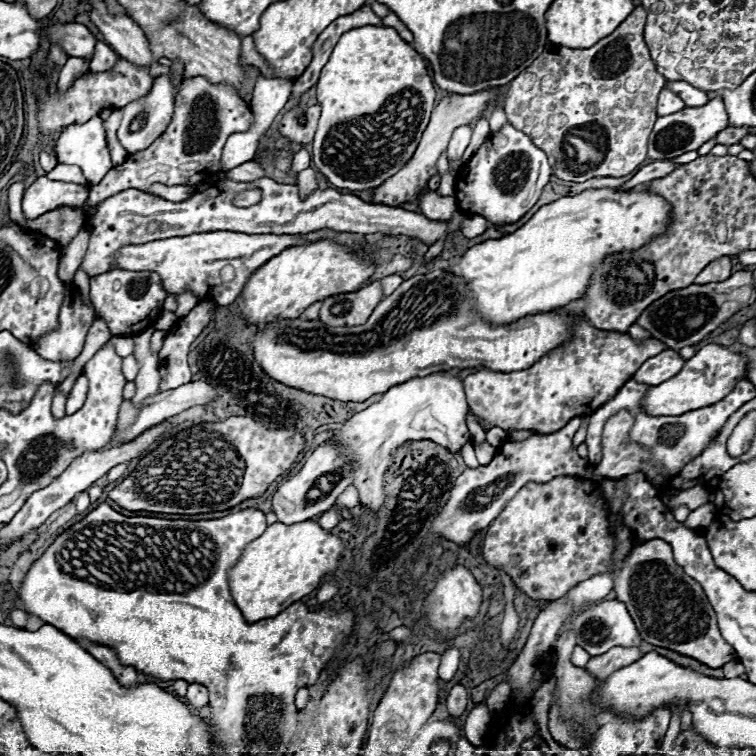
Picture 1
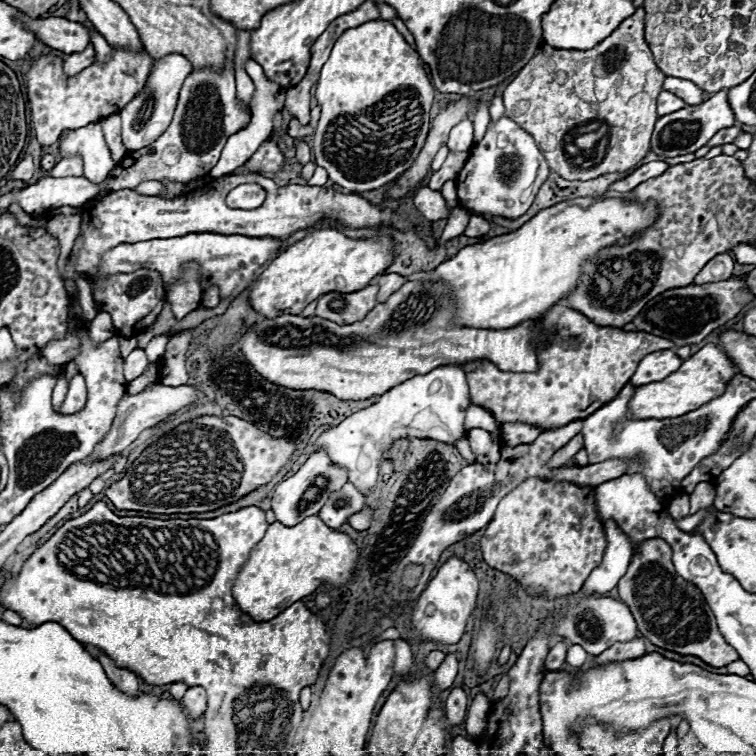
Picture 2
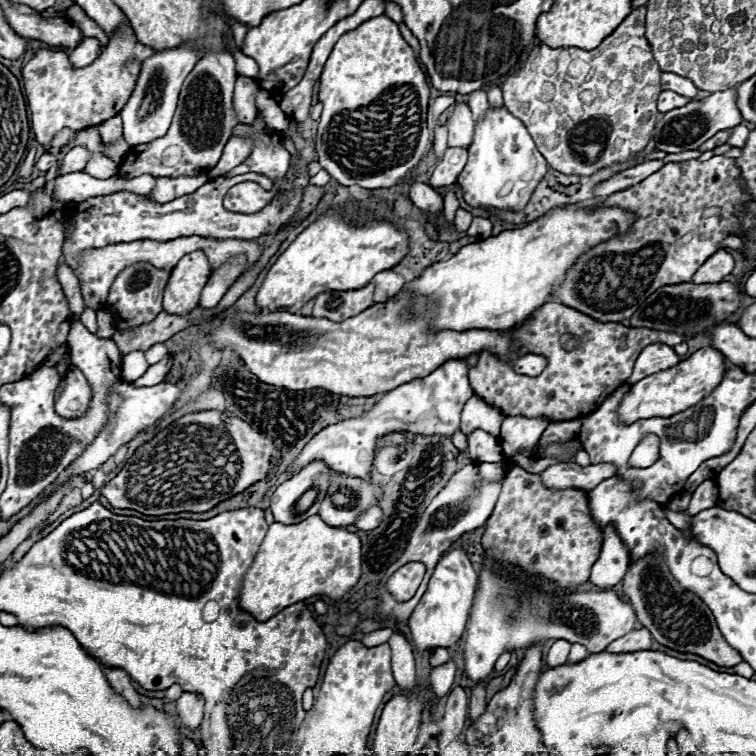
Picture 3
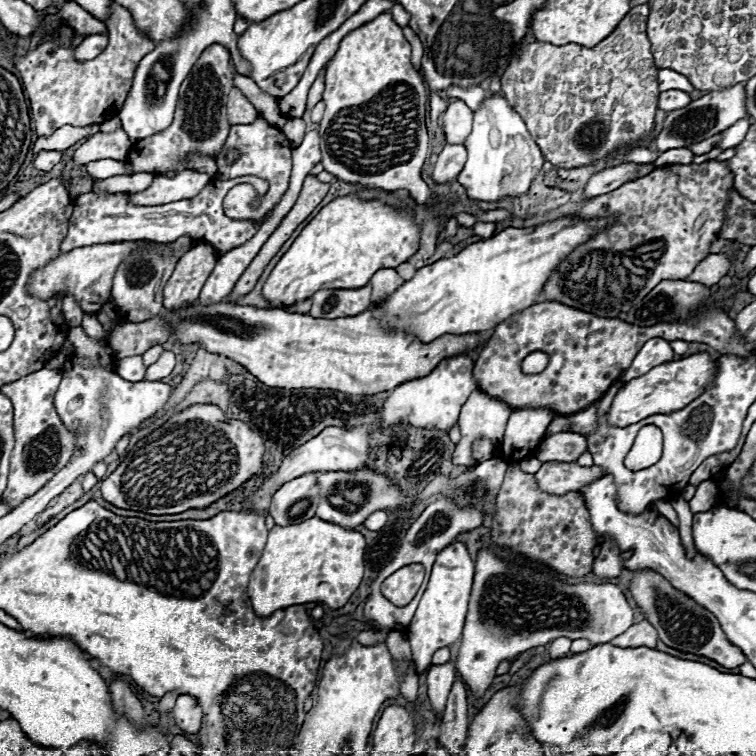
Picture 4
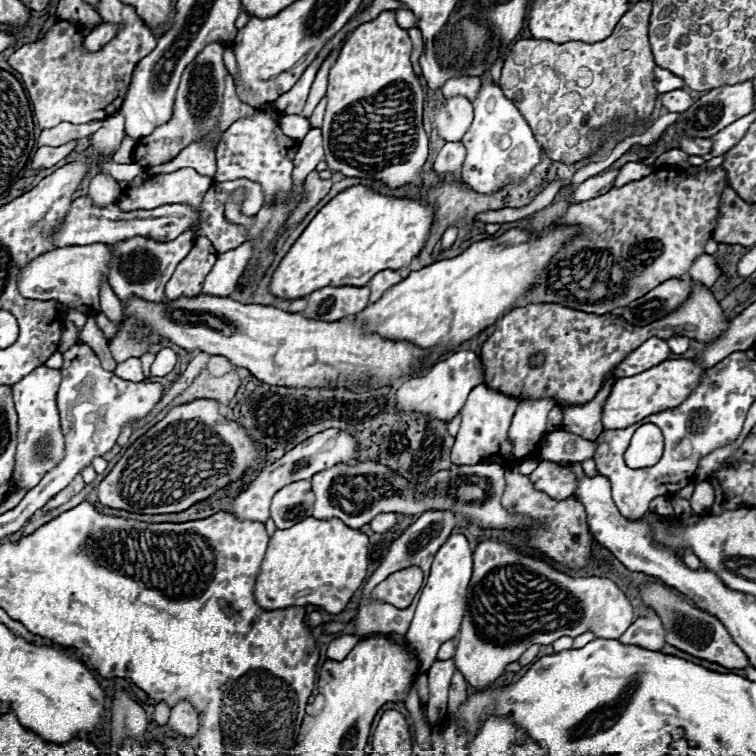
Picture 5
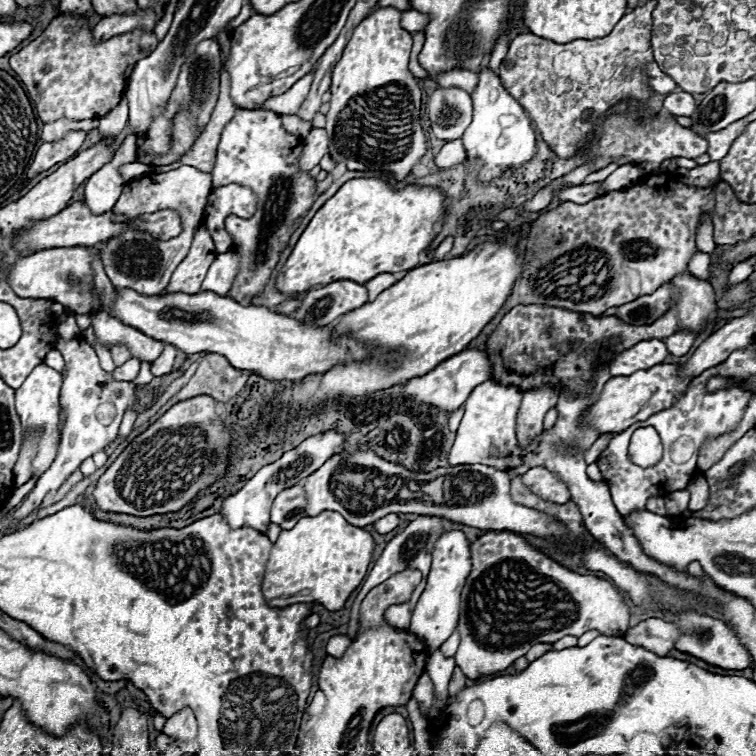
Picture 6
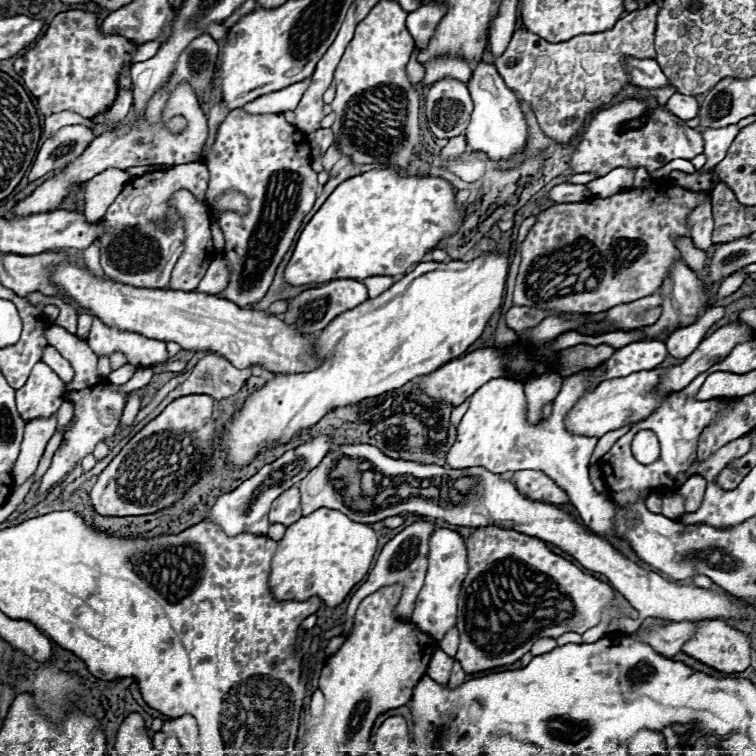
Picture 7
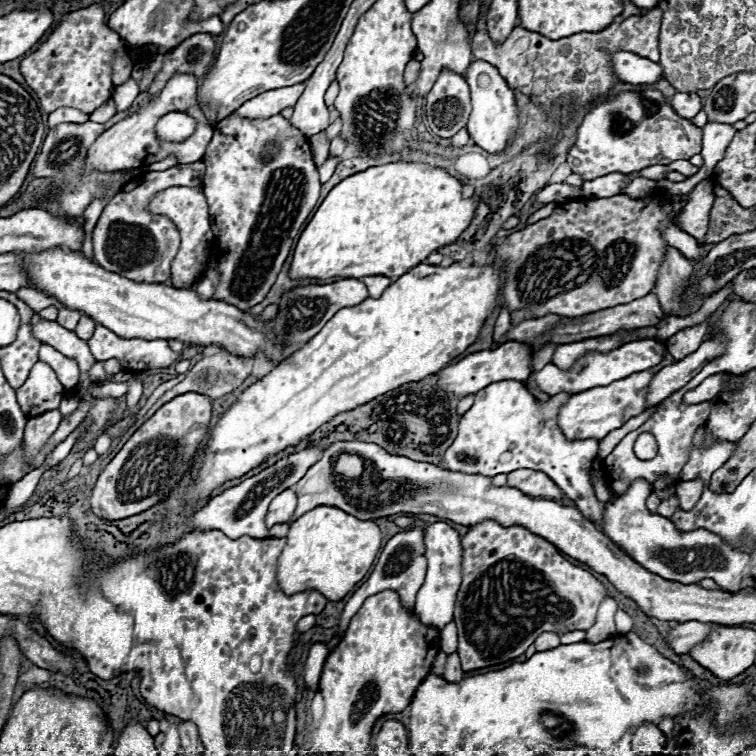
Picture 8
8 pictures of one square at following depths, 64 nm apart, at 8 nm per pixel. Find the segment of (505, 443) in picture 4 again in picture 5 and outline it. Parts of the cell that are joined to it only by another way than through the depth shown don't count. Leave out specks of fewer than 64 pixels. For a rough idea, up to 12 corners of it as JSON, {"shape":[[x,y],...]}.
{"shape":[[554,400],[518,404],[508,440],[520,460],[546,436]]}

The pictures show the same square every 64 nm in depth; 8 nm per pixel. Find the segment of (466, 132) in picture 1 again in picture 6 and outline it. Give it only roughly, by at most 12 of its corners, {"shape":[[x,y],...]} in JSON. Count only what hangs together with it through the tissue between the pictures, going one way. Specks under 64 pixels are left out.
{"shape":[[438,88],[428,116],[436,138],[462,138],[472,122],[464,90]]}

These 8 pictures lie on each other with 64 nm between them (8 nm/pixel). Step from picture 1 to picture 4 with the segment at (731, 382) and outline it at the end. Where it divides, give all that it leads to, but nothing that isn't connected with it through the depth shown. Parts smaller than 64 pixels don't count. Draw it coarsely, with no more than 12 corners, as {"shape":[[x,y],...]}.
{"shape":[[710,352],[652,368],[608,412],[624,428],[684,408],[712,384]]}

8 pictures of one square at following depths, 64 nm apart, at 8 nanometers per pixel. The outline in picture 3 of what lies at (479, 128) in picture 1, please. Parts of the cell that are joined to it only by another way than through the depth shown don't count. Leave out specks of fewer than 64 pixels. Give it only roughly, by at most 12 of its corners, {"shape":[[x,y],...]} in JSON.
{"shape":[[484,90],[466,96],[472,116],[480,122],[488,112]]}

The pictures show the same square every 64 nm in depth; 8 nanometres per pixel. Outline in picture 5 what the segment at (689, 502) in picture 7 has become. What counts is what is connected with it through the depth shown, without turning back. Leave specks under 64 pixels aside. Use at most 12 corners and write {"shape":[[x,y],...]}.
{"shape":[[698,482],[690,498],[696,514],[706,512],[714,500],[710,482]]}

